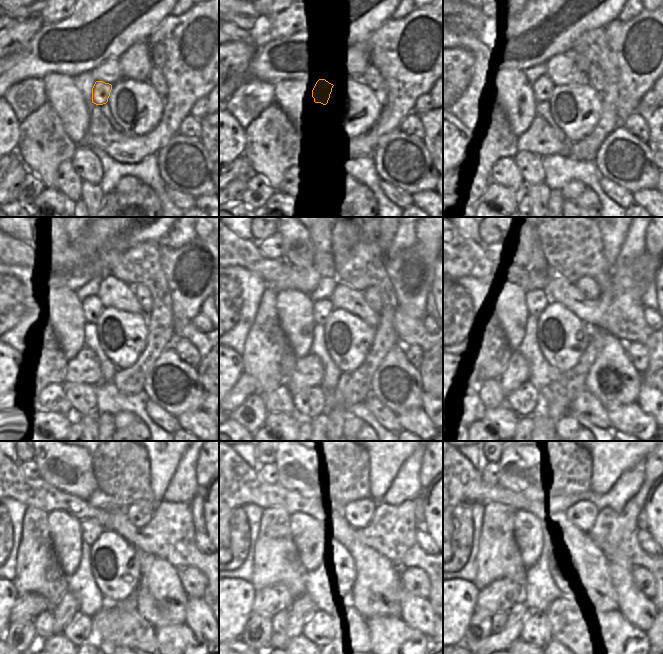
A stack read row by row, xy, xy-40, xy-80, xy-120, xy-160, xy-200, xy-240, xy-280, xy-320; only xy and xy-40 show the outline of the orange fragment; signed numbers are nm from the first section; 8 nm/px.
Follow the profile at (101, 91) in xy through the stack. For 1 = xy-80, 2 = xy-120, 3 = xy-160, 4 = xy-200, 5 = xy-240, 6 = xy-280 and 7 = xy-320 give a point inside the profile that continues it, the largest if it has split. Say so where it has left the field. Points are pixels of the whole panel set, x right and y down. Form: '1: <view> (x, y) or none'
1: xy-80 (543, 86)
2: xy-120 (93, 307)
3: xy-160 (322, 307)
4: xy-200 (537, 300)
5: xy-240 (91, 529)
6: xy-280 (304, 544)
7: xy-320 (530, 532)

